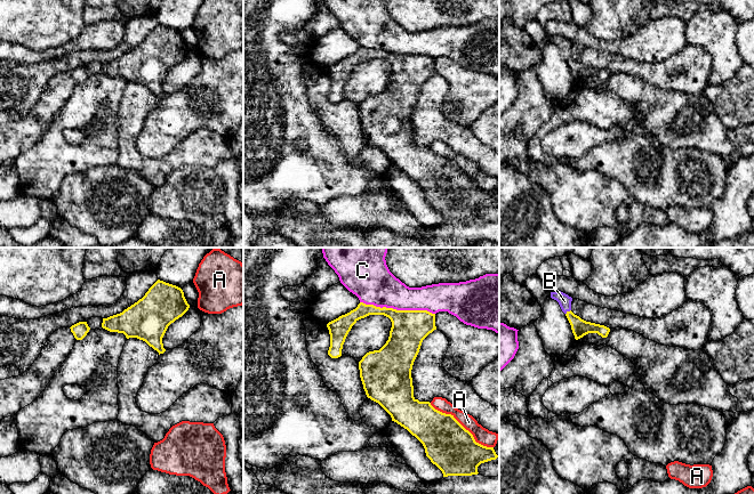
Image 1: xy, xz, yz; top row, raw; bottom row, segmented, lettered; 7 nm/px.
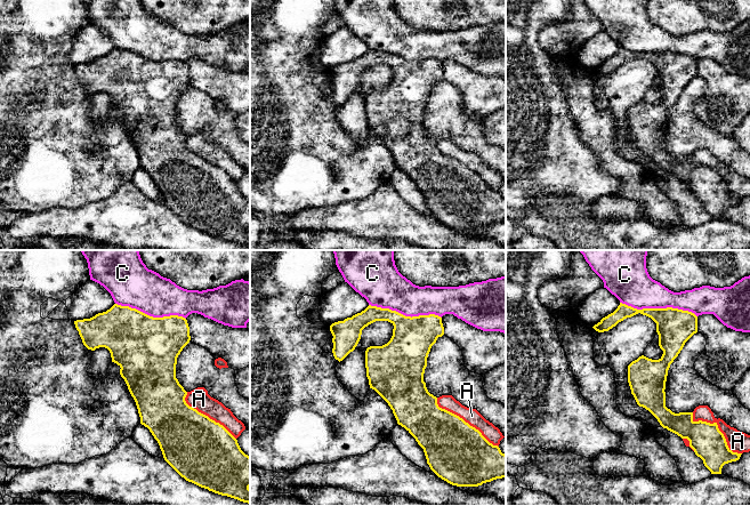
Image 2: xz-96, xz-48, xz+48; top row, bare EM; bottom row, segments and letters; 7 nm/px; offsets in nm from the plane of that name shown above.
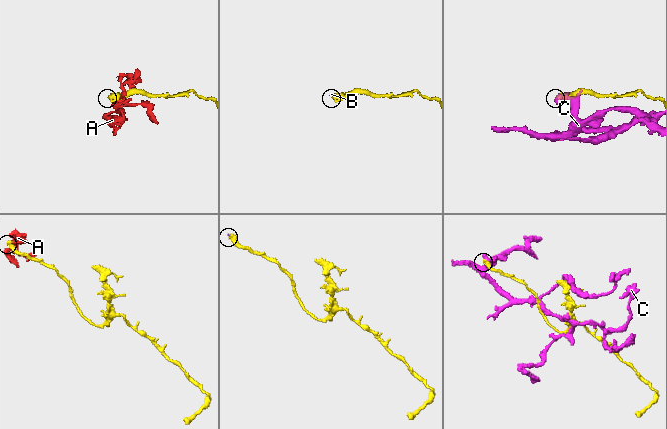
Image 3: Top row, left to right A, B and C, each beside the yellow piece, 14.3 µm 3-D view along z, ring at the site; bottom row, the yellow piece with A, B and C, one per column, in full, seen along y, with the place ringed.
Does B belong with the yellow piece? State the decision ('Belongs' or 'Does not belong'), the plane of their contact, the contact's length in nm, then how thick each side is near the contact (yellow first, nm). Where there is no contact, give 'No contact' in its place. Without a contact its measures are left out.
Belongs. Touches yellow in yz. Shared border 50 nm. Thickness 120 nm (yellow) against 90 nm

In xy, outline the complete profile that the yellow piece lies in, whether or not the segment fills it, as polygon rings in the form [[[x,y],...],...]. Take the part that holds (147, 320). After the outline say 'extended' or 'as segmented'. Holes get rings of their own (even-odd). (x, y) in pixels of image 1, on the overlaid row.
[[[158,280],[137,302],[122,313],[103,318],[102,327],[137,338],[163,354],[162,338],[168,326],[190,308],[181,288]]]; as segmented

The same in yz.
[[[556,291],[556,292],[551,292],[551,298],[559,302],[562,311],[566,314],[571,325],[571,330],[576,340],[583,338],[588,333],[597,333],[602,338],[608,337],[610,332],[609,327],[591,322],[586,322],[571,311],[571,301],[572,301],[571,297],[569,297],[568,294],[561,291]]]; extended

